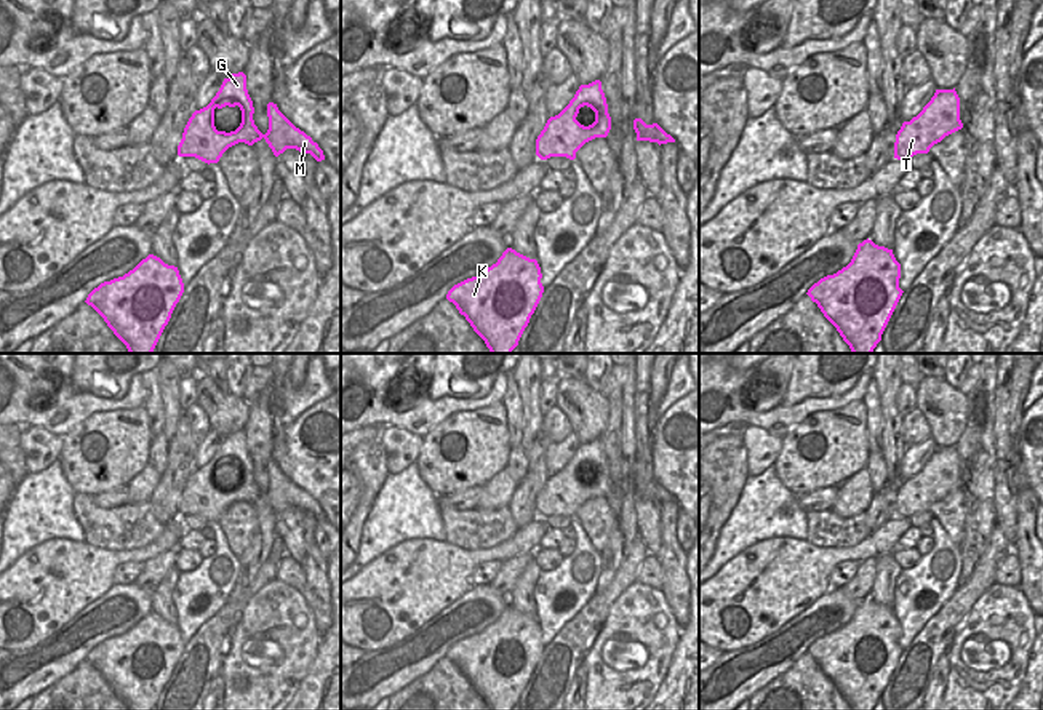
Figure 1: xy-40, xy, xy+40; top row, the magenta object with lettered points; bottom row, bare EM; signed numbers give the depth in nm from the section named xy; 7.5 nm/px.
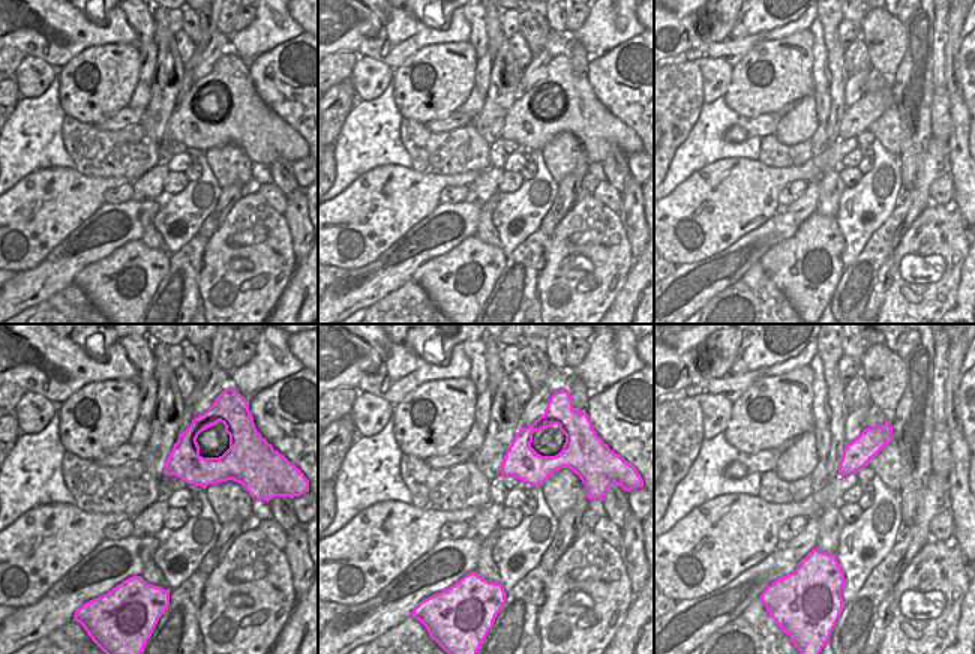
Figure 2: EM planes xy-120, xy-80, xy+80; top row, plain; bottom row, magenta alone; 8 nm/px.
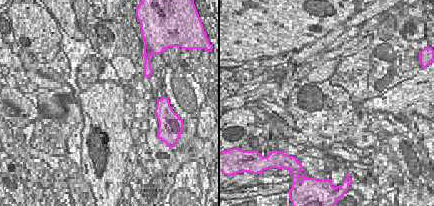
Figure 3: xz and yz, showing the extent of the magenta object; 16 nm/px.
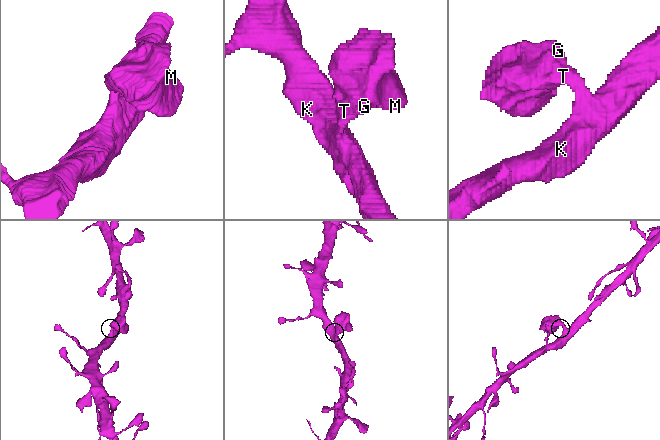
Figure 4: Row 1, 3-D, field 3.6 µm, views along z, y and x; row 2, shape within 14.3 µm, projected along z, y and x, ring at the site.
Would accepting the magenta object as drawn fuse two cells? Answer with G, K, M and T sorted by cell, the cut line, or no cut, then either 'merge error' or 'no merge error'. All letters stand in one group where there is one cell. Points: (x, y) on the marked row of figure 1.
G K M T; no cut; no merge error

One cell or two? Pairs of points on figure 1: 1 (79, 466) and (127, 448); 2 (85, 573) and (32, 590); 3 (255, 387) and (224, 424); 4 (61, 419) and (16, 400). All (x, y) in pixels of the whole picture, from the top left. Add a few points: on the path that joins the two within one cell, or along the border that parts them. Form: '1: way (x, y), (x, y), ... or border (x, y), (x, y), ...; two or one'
1: way (93, 477), (98, 482), (106, 482), (112, 462); one
2: way (72, 574), (45, 597); one
3: border (242, 398), (248, 403); two
4: way (50, 411), (27, 406); one

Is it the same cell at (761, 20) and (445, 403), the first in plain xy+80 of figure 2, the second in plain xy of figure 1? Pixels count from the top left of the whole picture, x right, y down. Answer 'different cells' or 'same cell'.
different cells

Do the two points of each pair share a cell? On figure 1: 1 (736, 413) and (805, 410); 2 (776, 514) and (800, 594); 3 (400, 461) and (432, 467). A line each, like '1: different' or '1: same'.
1: same
2: different
3: different

